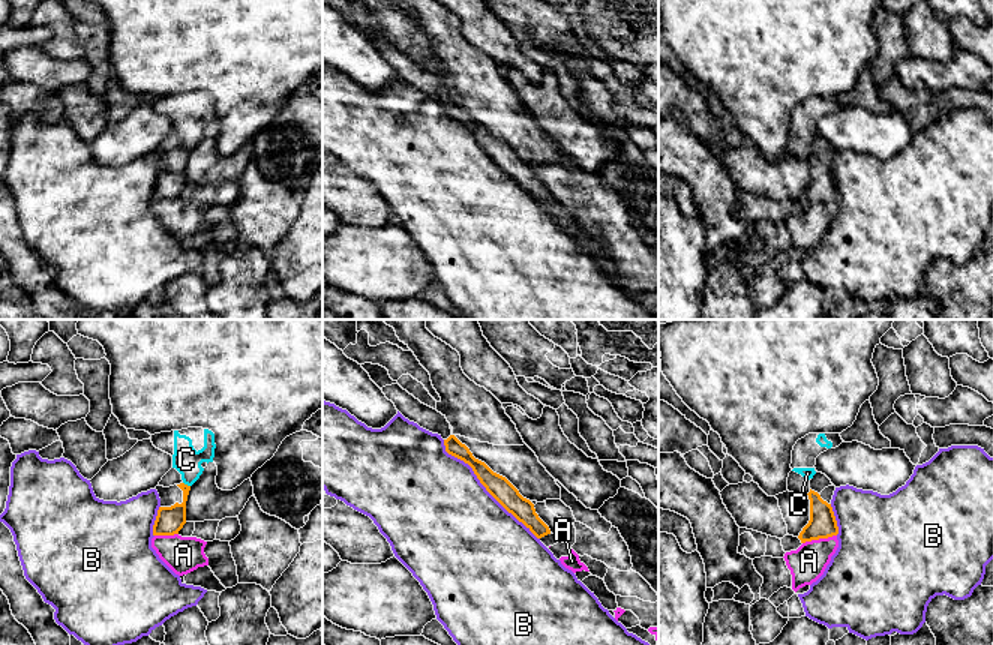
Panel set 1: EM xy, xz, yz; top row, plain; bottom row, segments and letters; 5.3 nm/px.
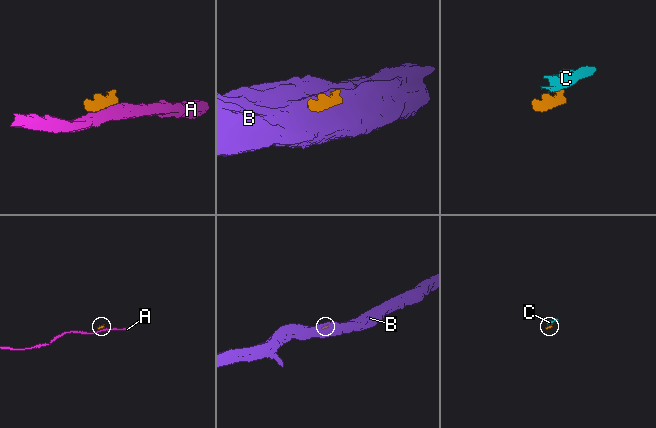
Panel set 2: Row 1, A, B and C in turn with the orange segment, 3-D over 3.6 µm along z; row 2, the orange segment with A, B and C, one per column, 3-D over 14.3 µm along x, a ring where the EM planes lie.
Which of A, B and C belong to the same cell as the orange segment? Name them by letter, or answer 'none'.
none

